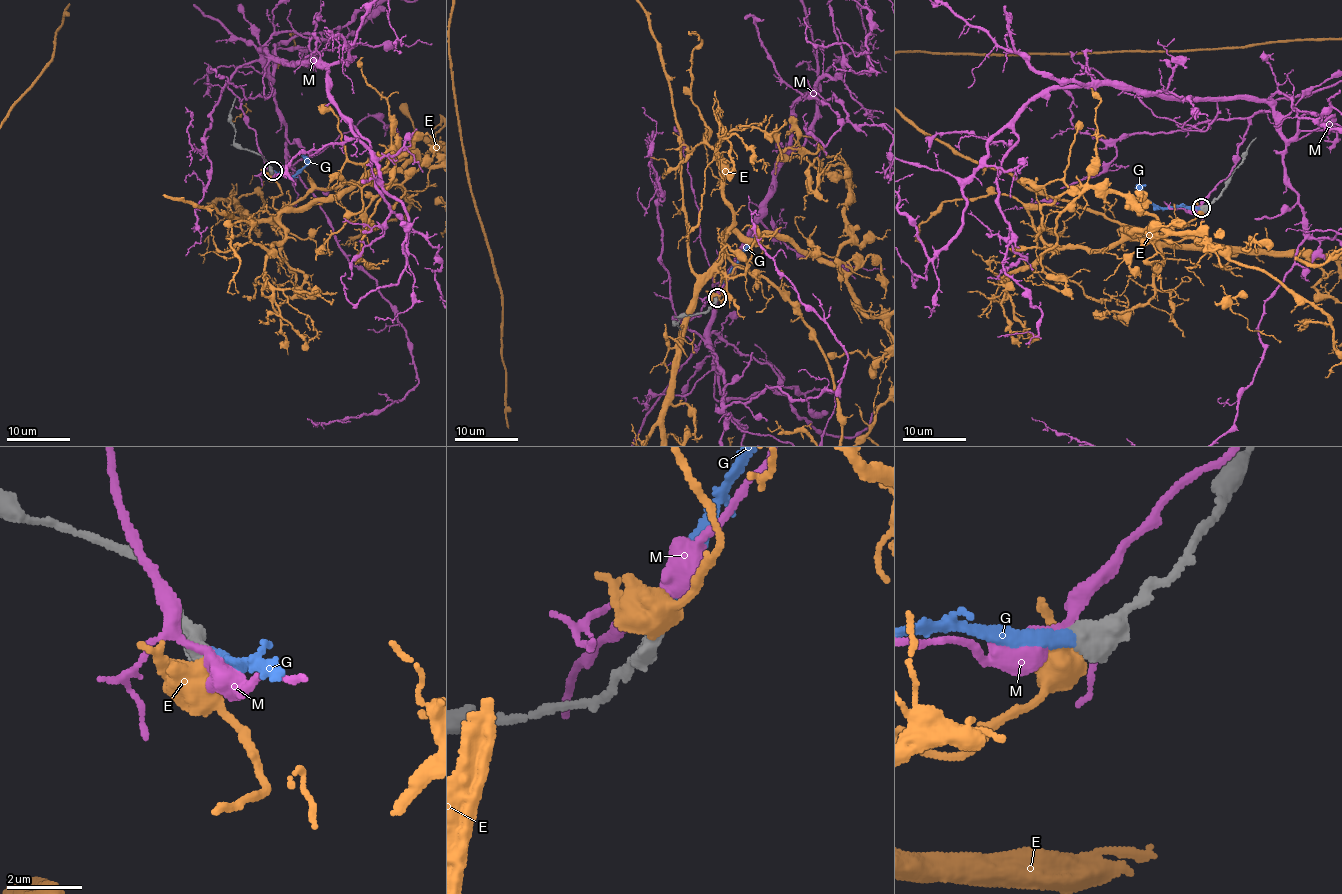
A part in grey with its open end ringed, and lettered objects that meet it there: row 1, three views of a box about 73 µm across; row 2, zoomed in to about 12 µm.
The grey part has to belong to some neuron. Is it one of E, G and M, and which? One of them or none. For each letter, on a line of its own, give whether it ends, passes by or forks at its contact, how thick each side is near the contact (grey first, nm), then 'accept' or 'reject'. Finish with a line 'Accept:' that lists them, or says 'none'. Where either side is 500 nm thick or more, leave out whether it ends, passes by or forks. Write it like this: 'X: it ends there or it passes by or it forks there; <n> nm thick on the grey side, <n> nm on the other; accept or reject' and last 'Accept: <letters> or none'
E: 650 nm thick on the grey side, 440 nm on the other; reject
G: 600 nm thick on the grey side, 240 nm on the other; accept
M: 600 nm thick on the grey side, 240 nm on the other; reject
Accept: G

